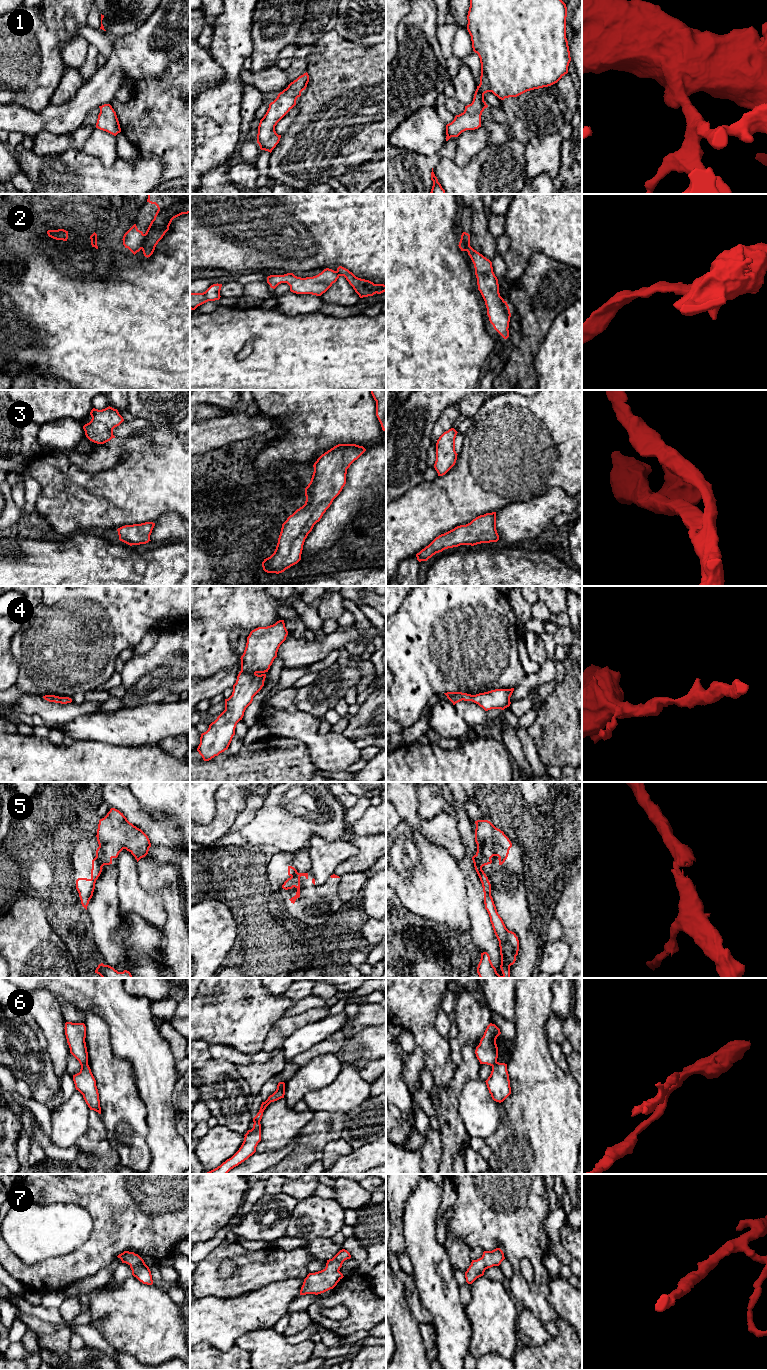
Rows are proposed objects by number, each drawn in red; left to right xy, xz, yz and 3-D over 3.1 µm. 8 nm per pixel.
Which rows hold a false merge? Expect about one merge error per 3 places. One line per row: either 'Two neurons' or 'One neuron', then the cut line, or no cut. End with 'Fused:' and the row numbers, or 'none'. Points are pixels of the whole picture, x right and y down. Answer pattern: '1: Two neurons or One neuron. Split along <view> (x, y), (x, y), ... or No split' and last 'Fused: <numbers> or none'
1: One neuron. No split
2: Two neurons. Split along yz (462, 234), (467, 250)
3: One neuron. No split
4: One neuron. No split
5: Two neurons. Split along yz (475, 855), (481, 867)
6: Two neurons. Split along xy (87, 1063), (81, 1066)
7: One neuron. No split
Fused: 2, 5, 6

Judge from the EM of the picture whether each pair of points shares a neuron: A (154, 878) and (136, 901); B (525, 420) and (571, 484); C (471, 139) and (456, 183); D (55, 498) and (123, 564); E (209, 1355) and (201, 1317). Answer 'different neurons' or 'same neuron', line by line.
A: different neurons
B: same neuron
C: different neurons
D: different neurons
E: different neurons

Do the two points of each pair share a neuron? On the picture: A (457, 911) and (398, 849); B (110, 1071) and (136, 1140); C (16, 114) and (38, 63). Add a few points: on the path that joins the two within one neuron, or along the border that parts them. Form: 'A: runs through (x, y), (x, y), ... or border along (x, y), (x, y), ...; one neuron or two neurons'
A: runs through (440, 894), (418, 871), (418, 866), (413, 863); one neuron
B: runs through (117, 1088), (121, 1109), (124, 1116), (131, 1123); one neuron
C: border along (10, 103), (24, 106), (35, 112), (43, 110); two neurons

